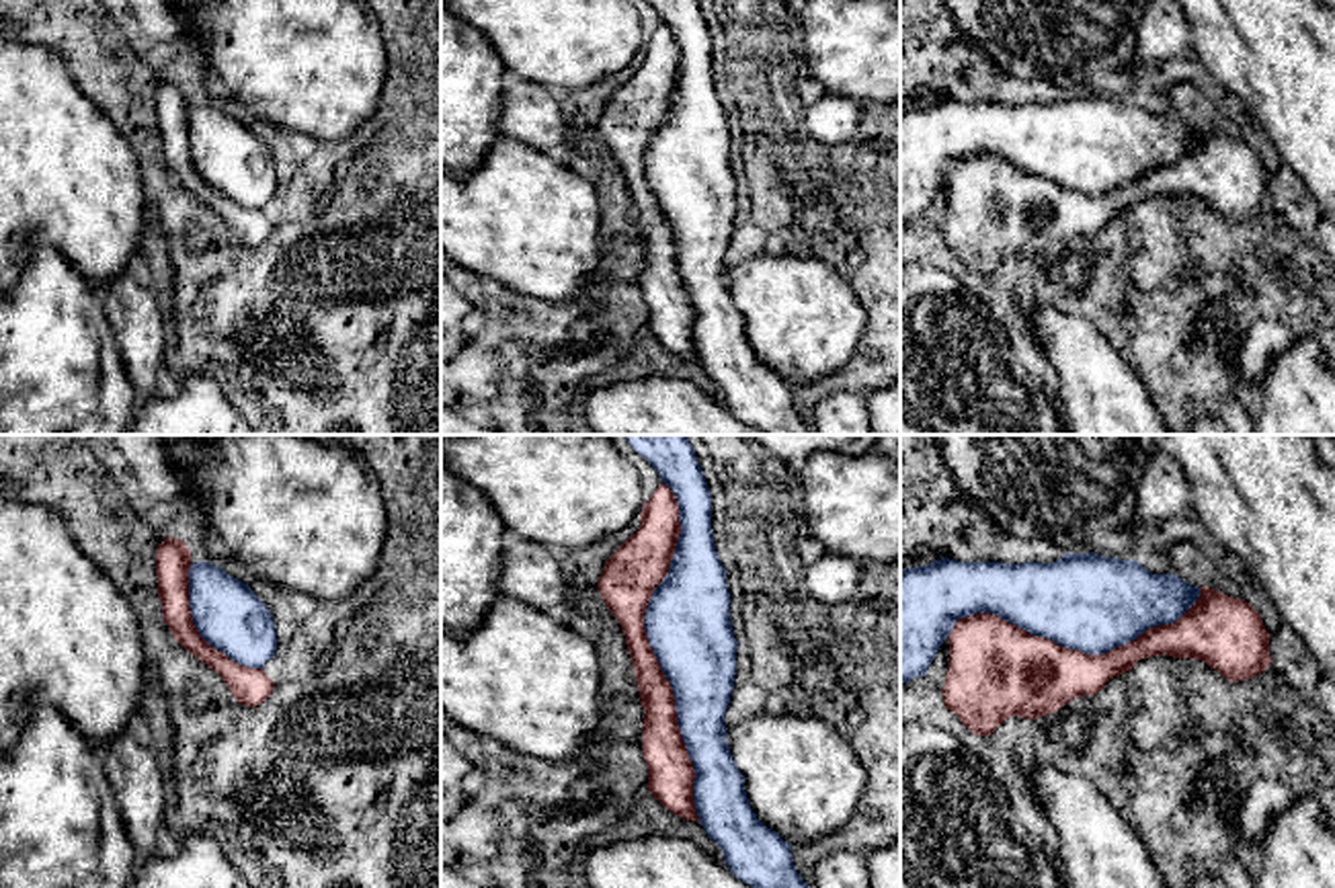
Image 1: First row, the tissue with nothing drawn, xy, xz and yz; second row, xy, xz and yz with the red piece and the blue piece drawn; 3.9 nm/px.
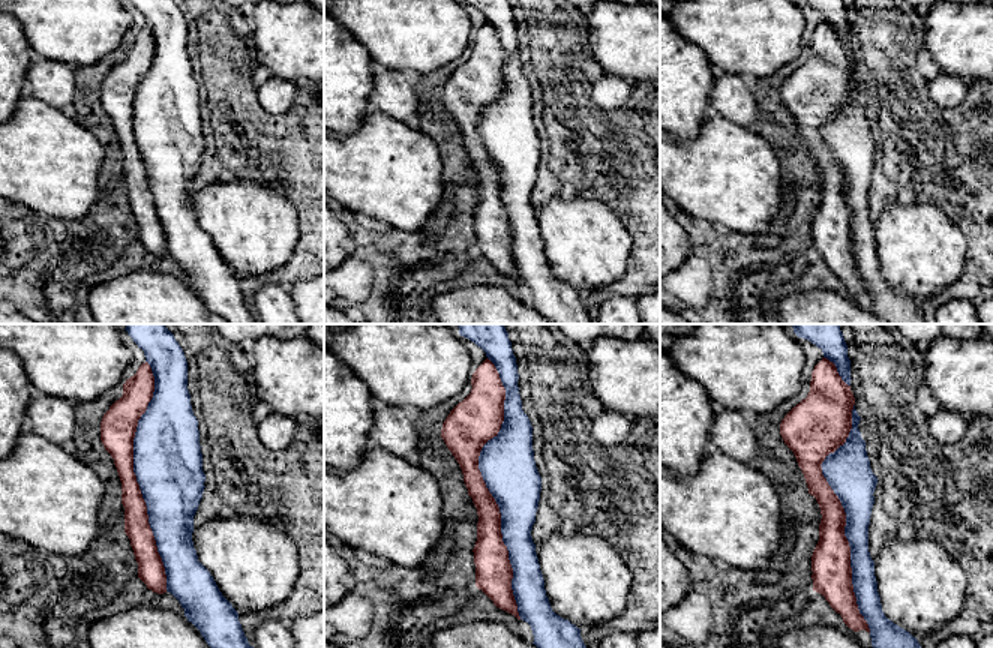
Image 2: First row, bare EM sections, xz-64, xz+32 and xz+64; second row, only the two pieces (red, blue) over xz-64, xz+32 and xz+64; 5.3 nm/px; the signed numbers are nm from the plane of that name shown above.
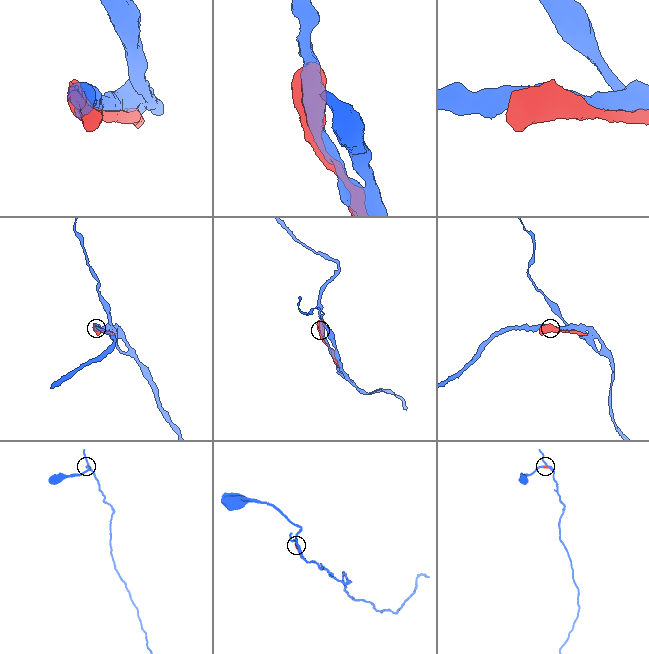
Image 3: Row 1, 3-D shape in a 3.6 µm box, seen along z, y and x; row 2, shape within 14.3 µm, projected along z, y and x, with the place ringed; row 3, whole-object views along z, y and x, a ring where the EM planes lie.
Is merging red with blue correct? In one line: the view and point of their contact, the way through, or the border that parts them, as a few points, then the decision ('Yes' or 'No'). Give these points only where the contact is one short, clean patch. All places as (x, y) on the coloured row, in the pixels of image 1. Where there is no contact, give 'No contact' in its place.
Touches red at xz (651, 651). Yes

